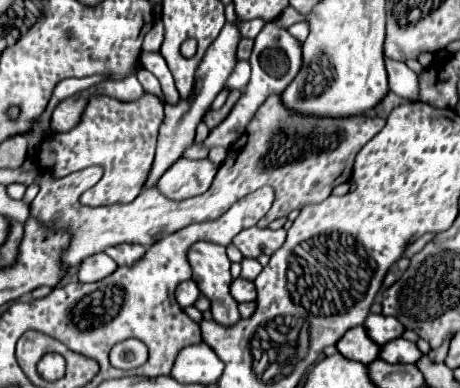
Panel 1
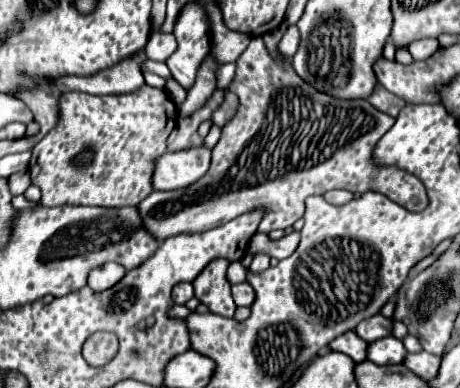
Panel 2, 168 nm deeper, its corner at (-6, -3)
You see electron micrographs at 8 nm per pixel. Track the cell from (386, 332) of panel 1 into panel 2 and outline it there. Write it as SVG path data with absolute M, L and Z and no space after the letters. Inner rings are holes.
M374 315L372 319L364 319L364 323L360 323L360 327L356 327L354 331L358 333L358 337L362 337L368 343L374 343L378 339L390 337L392 335L392 319L384 317L384 315Z

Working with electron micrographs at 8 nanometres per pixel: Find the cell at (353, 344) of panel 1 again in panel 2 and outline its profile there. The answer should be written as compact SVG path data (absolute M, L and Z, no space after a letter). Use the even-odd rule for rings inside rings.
M348 331L344 335L340 335L338 339L334 339L330 343L330 349L332 351L340 351L340 353L346 353L348 357L352 357L356 363L362 363L366 361L368 357L368 343L364 343L364 339L360 339L354 331Z

